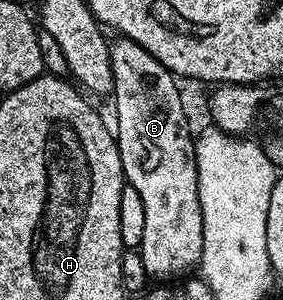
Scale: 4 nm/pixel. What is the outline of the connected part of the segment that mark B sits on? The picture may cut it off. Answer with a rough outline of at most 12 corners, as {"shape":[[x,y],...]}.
{"shape":[[110,44],[115,136],[148,278],[200,262],[196,144],[176,76]]}

